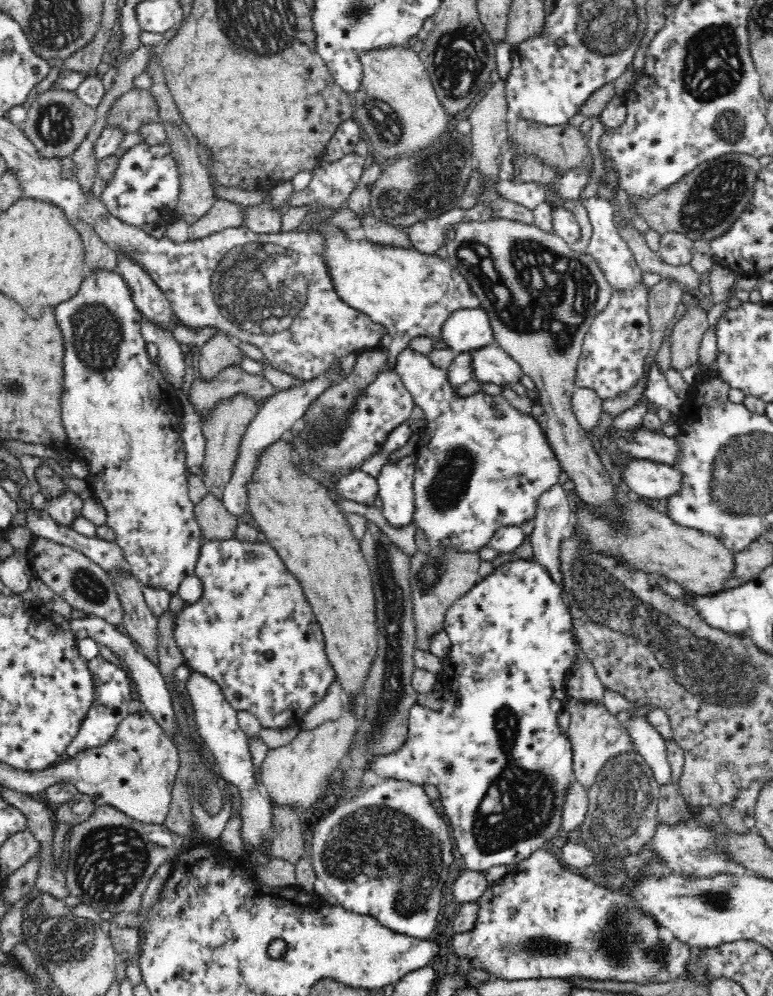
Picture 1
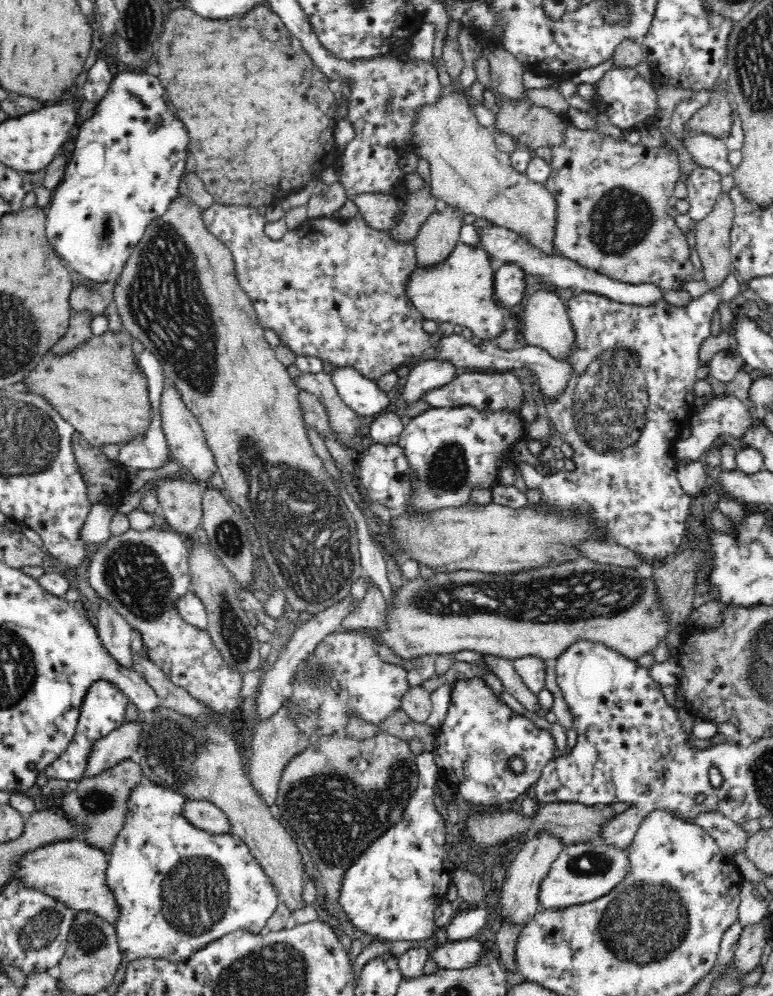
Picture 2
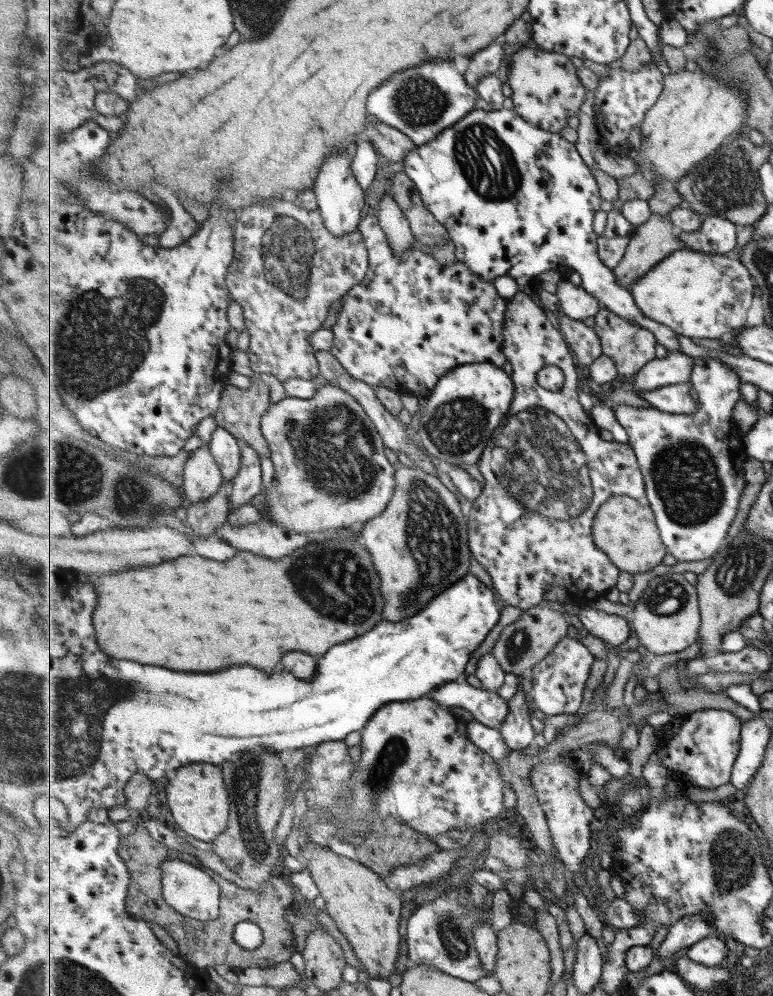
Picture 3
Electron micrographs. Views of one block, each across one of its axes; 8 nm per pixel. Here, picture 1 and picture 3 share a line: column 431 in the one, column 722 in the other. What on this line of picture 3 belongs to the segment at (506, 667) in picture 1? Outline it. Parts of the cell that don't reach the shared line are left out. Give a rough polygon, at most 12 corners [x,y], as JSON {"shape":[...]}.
{"shape":[[688,716],[656,751],[687,785],[732,783],[739,716]]}

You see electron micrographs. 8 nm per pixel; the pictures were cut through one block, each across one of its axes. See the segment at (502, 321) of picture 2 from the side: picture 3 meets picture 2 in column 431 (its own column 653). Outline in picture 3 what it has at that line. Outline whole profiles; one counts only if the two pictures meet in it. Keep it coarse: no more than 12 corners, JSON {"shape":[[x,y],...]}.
{"shape":[[673,252],[631,293],[693,339],[742,330],[757,285],[730,254]]}

